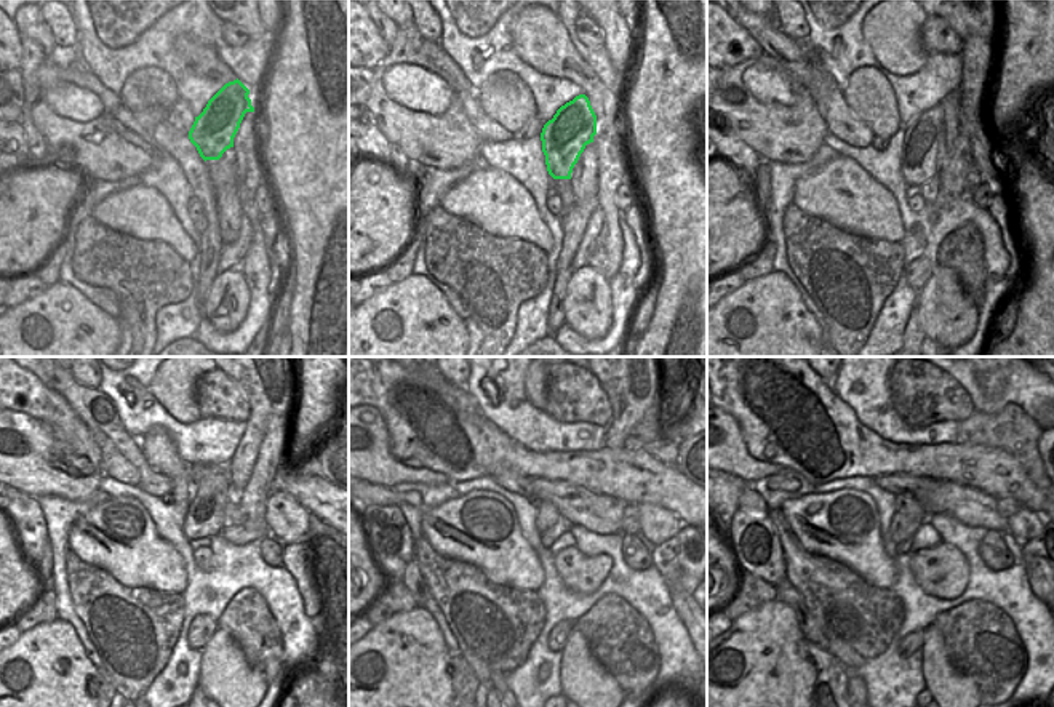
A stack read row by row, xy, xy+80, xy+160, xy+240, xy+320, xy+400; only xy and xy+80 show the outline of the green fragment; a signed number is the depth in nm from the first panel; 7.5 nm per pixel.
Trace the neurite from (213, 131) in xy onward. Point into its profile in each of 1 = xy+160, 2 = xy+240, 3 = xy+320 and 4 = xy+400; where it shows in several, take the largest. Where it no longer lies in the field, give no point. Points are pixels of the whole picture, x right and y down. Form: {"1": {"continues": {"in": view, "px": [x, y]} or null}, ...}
{"1": {"continues": {"in": "xy+160", "px": [918, 154]}}, "2": {"continues": {"in": "xy+240", "px": [205, 512]}}, "3": {"continues": {"in": "xy+320", "px": [547, 538]}}, "4": {"continues": {"in": "xy+400", "px": [902, 547]}}}

